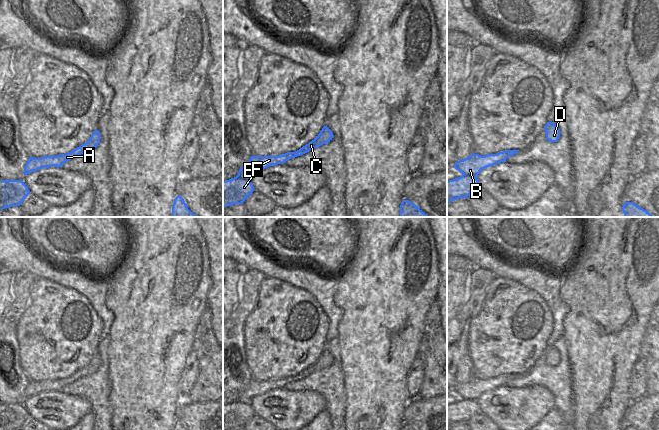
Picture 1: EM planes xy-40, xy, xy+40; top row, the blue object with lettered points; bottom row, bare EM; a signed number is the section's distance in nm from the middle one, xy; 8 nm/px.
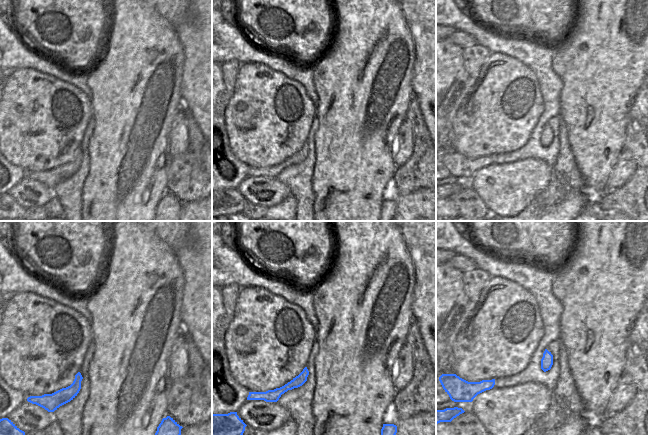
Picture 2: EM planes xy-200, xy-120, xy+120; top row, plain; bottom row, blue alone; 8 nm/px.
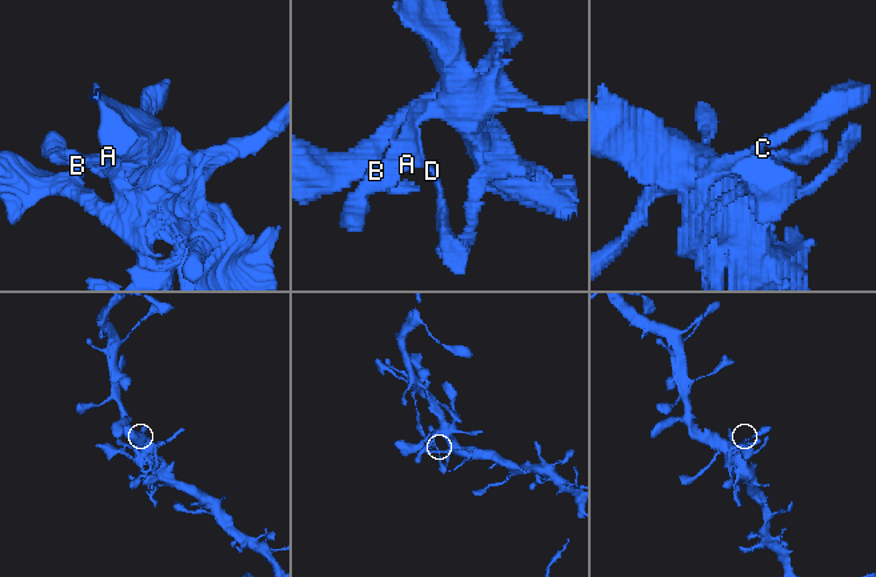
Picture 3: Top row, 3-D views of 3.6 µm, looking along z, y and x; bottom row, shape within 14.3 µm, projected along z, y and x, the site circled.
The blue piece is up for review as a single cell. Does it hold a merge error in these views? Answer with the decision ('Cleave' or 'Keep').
Keep.

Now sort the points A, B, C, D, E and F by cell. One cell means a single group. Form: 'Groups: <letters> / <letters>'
Groups: A B C D E F.

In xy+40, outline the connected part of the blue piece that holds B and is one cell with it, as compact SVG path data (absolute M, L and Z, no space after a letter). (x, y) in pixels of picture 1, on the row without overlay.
M505 374L497 378L471 378L463 384L454 388L454 392L463 399L459 402L447 405L447 428L459 422L467 422L473 416L480 413L480 407L477 403L481 394L506 386L509 380L513 380L519 374Z

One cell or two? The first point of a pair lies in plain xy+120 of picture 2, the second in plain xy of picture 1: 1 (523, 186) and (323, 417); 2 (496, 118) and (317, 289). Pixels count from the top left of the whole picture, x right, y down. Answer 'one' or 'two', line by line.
1: two
2: two

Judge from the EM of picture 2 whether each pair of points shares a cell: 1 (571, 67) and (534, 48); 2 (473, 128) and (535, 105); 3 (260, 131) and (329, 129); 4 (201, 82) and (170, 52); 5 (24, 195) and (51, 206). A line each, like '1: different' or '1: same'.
1: different
2: same
3: different
4: different
5: different

